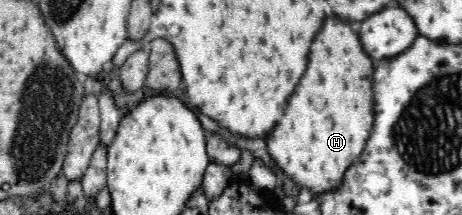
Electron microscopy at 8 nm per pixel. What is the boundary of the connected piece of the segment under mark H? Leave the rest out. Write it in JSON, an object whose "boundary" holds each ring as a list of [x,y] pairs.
{"boundary":[[[329,17],[321,35],[313,41],[309,69],[301,79],[301,87],[293,93],[293,101],[285,111],[285,119],[277,125],[277,133],[267,141],[273,169],[277,167],[274,171],[281,171],[295,187],[307,189],[313,199],[339,193],[345,172],[363,153],[374,126],[371,83],[373,67],[361,51],[359,37],[347,23]]]}

